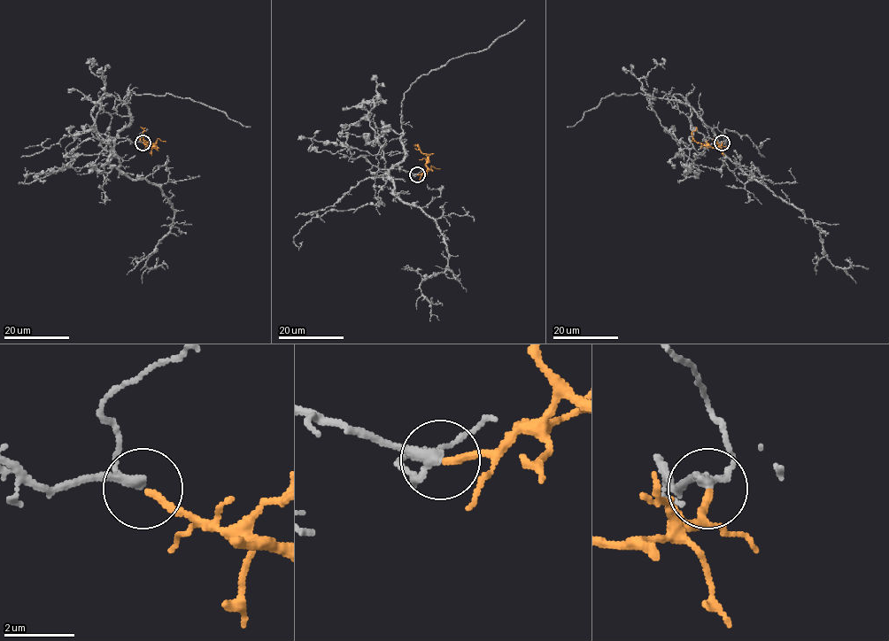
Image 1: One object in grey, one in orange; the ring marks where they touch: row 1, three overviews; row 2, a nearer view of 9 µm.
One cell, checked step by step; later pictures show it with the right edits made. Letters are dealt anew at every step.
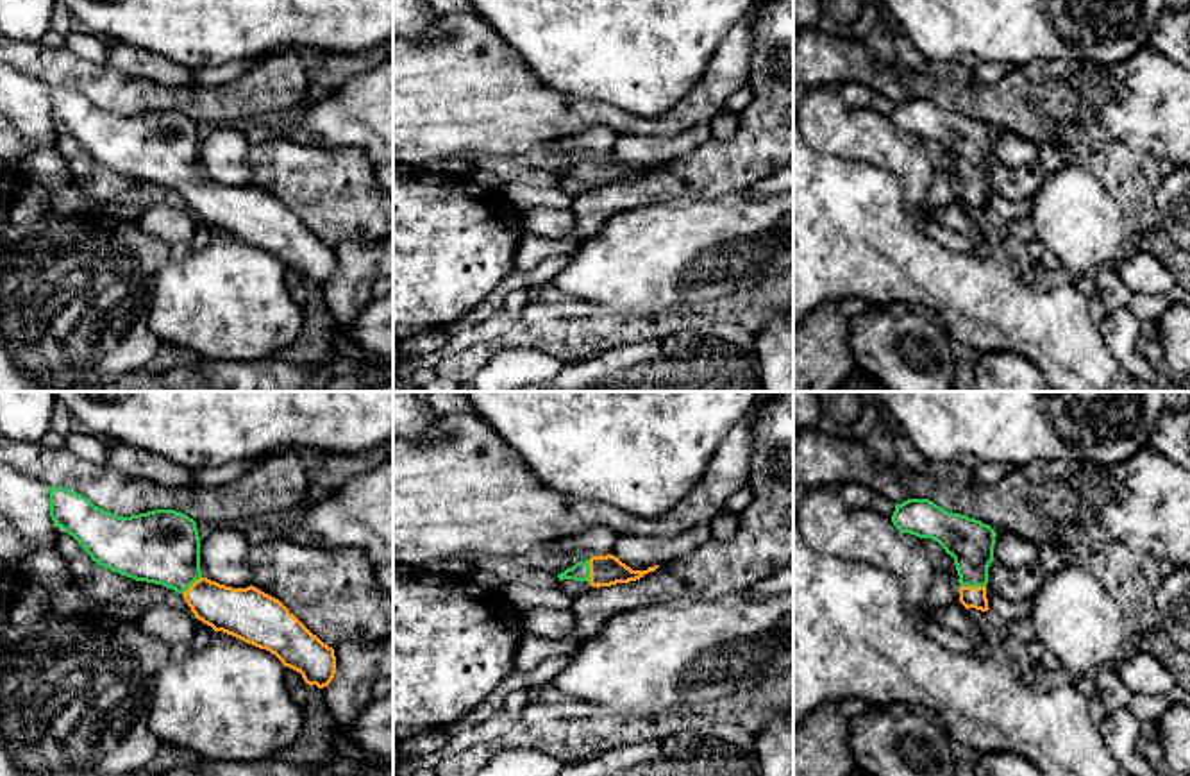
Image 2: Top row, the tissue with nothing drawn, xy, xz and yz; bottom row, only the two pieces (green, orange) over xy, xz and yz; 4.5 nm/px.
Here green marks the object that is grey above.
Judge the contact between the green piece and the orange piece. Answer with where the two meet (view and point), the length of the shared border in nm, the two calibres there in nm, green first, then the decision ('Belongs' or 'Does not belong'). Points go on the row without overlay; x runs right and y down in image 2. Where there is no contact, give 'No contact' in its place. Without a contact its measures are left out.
Touches green at yz (972, 185). Shared border 120 nm. Thickness 200 nm (green) against 100 nm. Belongs

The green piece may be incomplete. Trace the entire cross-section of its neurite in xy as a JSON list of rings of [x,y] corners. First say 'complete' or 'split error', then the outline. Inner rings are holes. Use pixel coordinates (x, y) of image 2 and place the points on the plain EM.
split error | [[[48,86],[48,93],[54,127],[71,134],[96,164],[182,193],[198,220],[270,250],[307,284],[332,281],[334,249],[279,198],[252,184],[232,188],[202,175],[198,129],[188,114],[154,109],[118,116],[68,88]]]

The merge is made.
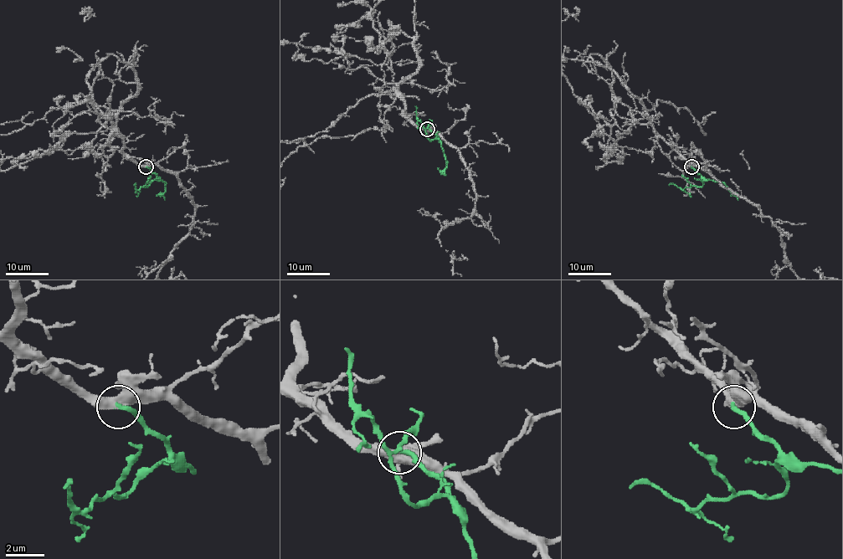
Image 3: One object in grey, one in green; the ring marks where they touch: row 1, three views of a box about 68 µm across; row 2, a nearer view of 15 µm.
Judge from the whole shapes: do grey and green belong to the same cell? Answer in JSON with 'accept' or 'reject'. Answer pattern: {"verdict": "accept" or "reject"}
{"verdict": "accept"}

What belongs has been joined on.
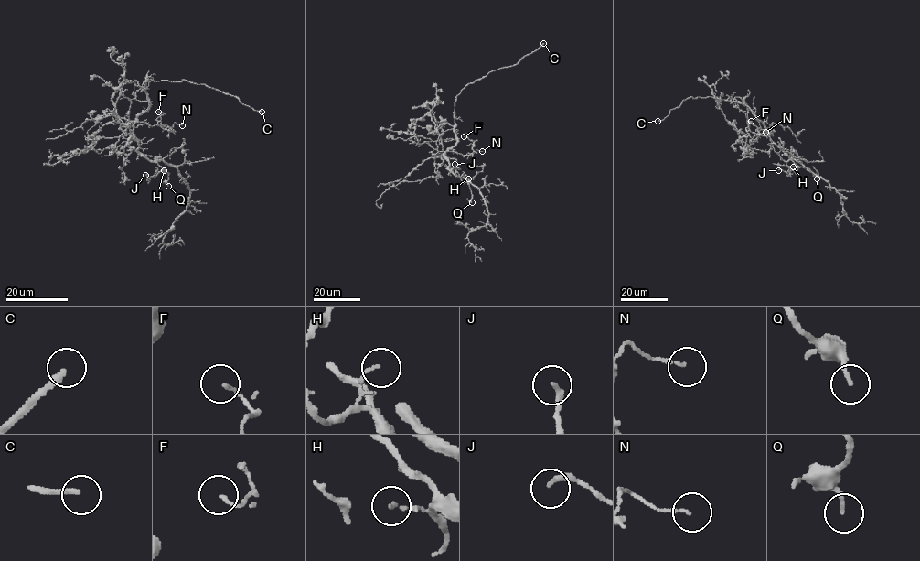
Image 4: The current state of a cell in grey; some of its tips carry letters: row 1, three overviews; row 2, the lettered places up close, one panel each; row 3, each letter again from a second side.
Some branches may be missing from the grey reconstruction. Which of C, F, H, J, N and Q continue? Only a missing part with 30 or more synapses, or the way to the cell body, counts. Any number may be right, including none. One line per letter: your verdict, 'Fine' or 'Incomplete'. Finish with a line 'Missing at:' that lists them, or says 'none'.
C: Incomplete
F: Fine
H: Fine
J: Fine
N: Fine
Q: Fine
Missing at: C

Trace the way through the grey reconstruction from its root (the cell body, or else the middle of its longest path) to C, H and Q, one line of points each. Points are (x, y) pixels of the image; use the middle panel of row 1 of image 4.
C: (454, 145), (457, 139), (454, 130), (455, 97), (469, 83), (491, 71), (515, 65), (543, 43)
H: (454, 145), (445, 154), (449, 168), (467, 182), (468, 178)
Q: (454, 145), (445, 152), (445, 158), (449, 168), (469, 184), (472, 202)

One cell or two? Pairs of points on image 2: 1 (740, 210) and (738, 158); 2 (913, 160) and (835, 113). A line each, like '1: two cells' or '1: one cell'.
1: two cells
2: one cell

